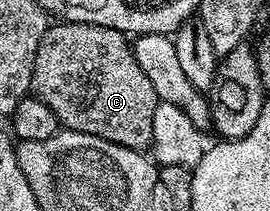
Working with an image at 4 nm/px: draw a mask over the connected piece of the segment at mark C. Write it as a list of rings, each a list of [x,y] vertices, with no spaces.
[[[51,23],[36,50],[32,92],[47,104],[52,114],[56,114],[63,129],[96,134],[96,138],[116,142],[137,152],[151,147],[152,114],[156,114],[156,106],[160,102],[158,92],[152,90],[148,74],[140,70],[131,41],[125,32],[95,24]]]

